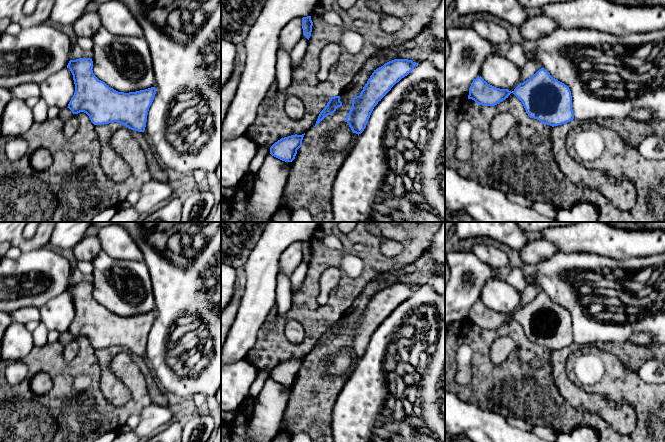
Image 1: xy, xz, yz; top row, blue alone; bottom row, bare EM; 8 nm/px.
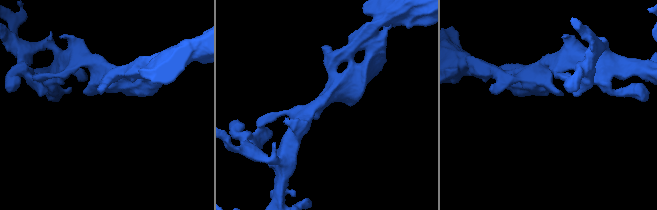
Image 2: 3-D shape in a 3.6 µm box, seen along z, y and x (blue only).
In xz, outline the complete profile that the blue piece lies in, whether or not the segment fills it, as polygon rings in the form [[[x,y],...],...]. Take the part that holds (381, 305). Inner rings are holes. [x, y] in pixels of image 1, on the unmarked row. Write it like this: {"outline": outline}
{"outline": [[[394,283],[374,294],[359,320],[352,323],[351,334],[346,340],[353,357],[361,358],[374,331],[418,287],[408,283]]]}

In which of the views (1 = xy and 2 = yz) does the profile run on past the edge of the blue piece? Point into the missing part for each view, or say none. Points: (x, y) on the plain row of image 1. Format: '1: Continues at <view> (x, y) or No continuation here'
1: No continuation here
2: No continuation here

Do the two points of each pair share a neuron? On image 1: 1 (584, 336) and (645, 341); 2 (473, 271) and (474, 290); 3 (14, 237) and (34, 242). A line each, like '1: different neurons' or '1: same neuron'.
1: different neurons
2: same neuron
3: same neuron

